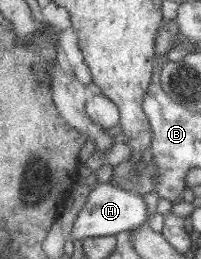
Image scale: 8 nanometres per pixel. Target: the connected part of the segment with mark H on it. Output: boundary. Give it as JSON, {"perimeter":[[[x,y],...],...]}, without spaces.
{"perimeter":[[[111,182],[96,184],[86,197],[86,201],[79,207],[79,212],[74,218],[69,239],[72,242],[85,237],[116,235],[120,232],[128,232],[138,224],[147,223],[146,204],[142,195],[122,189]]]}

